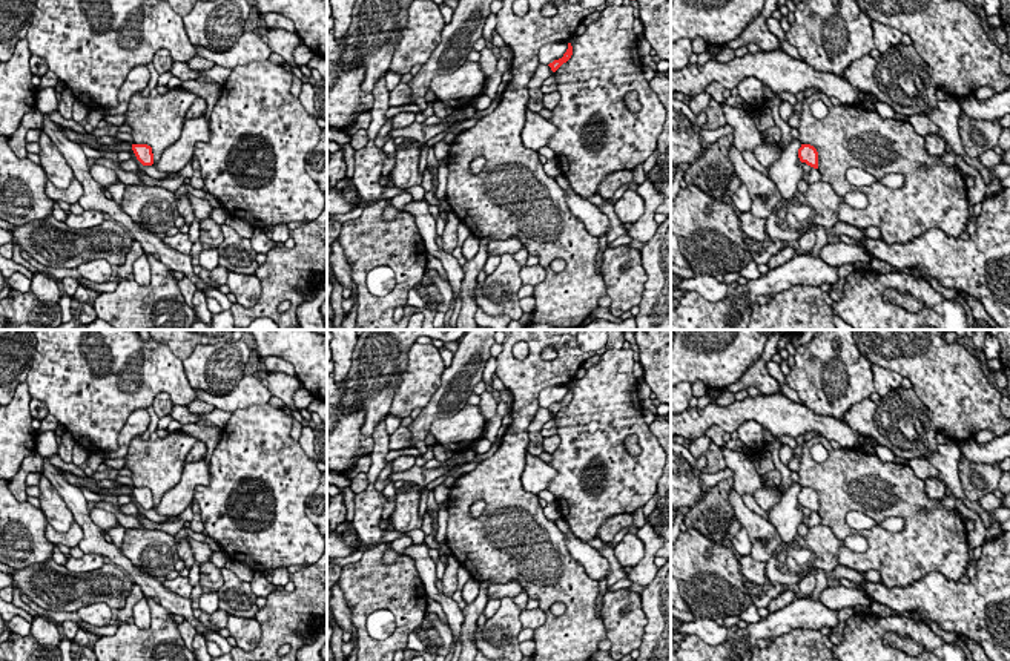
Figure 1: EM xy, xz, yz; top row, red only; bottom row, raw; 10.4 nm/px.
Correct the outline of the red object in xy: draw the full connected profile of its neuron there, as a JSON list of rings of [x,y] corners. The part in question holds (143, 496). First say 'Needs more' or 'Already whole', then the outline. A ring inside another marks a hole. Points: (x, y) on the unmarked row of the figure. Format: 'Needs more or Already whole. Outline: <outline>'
Already whole. Outline: [[[132,488],[132,494],[134,494],[137,503],[143,509],[152,509],[153,508],[153,497],[152,497],[150,489],[147,489],[147,488]]]

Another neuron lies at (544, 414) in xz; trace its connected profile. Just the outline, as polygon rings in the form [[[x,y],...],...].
[[[539,406],[534,419],[528,426],[528,434],[530,434],[528,454],[539,457],[543,452],[543,437],[540,431],[542,426],[550,420],[554,420],[551,411],[548,408]]]

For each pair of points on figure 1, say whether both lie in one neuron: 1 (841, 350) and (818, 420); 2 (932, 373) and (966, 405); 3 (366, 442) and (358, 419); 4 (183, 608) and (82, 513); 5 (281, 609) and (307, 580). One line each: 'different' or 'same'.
1: different
2: same
3: same
4: same
5: same

